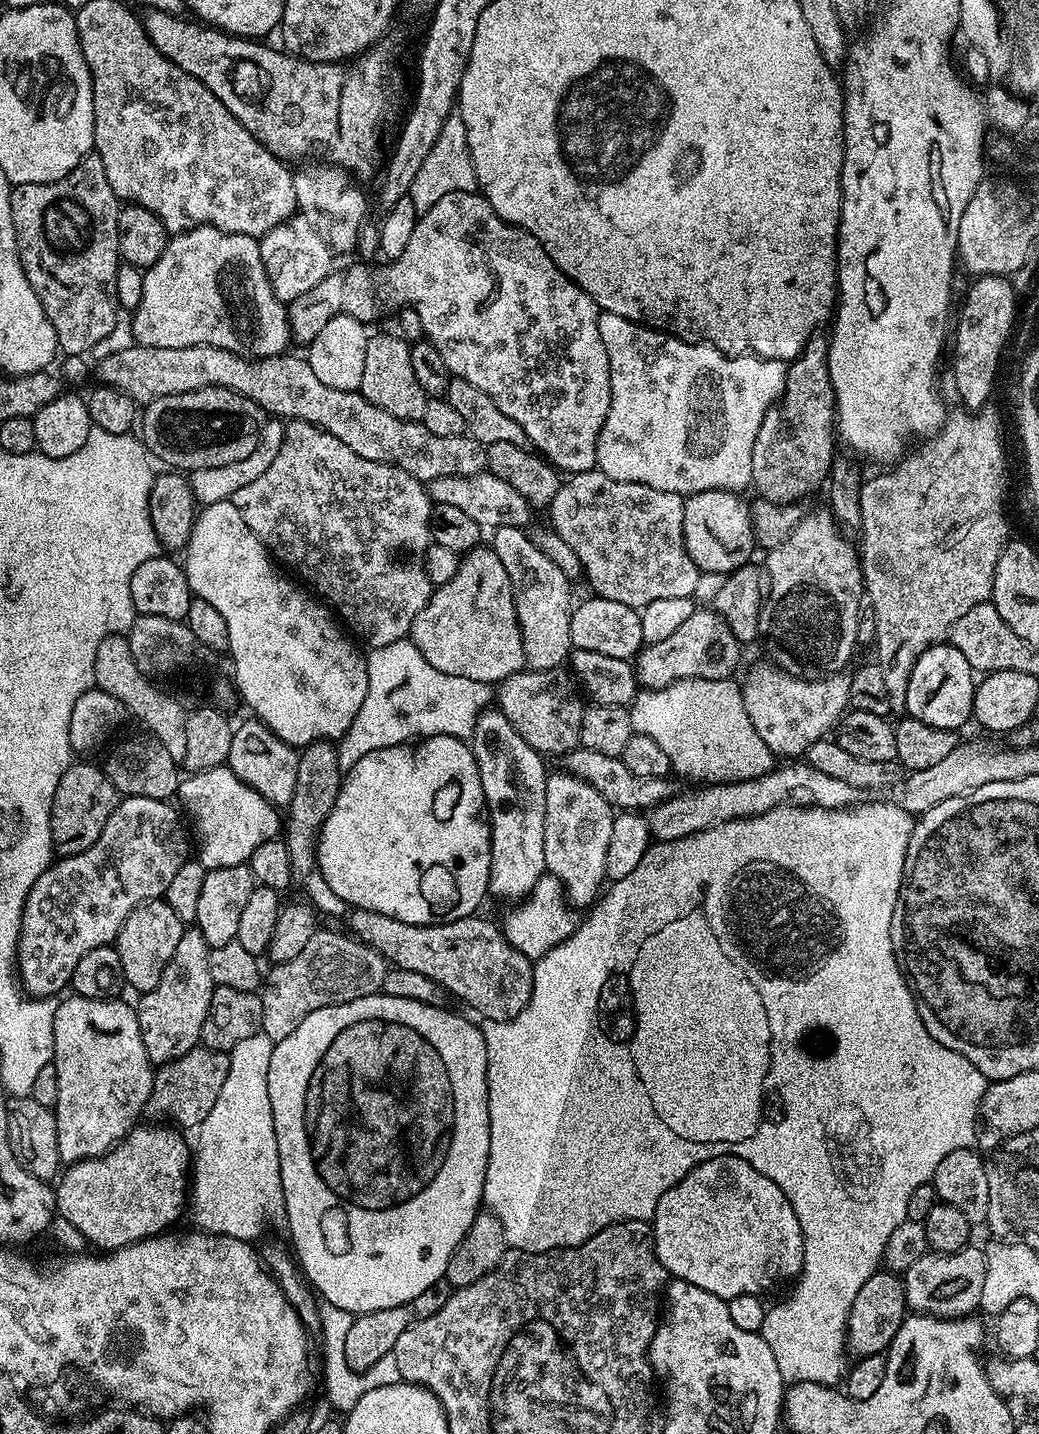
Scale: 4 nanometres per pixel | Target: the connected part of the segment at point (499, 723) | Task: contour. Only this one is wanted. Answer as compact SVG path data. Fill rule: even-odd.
M489 706L480 713L470 737L470 747L478 774L482 778L486 815L492 825L492 849L490 850L490 882L489 889L524 888L531 890L546 874L546 855L543 849L543 823L546 822L546 771L545 761L510 726L510 718L502 714L499 707Z

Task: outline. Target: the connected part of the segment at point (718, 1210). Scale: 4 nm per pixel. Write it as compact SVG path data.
M708 1170L688 1172L686 1178L682 1178L674 1186L670 1186L667 1196L658 1198L656 1212L652 1215L650 1221L656 1253L669 1277L673 1280L690 1282L690 1286L698 1286L700 1289L708 1291L709 1294L718 1294L718 1298L726 1301L739 1295L754 1295L760 1298L764 1296L763 1292L768 1292L771 1288L786 1283L787 1280L789 1282L795 1281L804 1265L802 1226L798 1226L798 1214L794 1214L794 1208L790 1206L790 1202L786 1202L786 1194L782 1194L782 1190L778 1190L777 1184L770 1182L770 1178L766 1178L766 1174L758 1174L751 1170L740 1170L744 1172L736 1172L733 1176L727 1176L724 1172L704 1171Z

